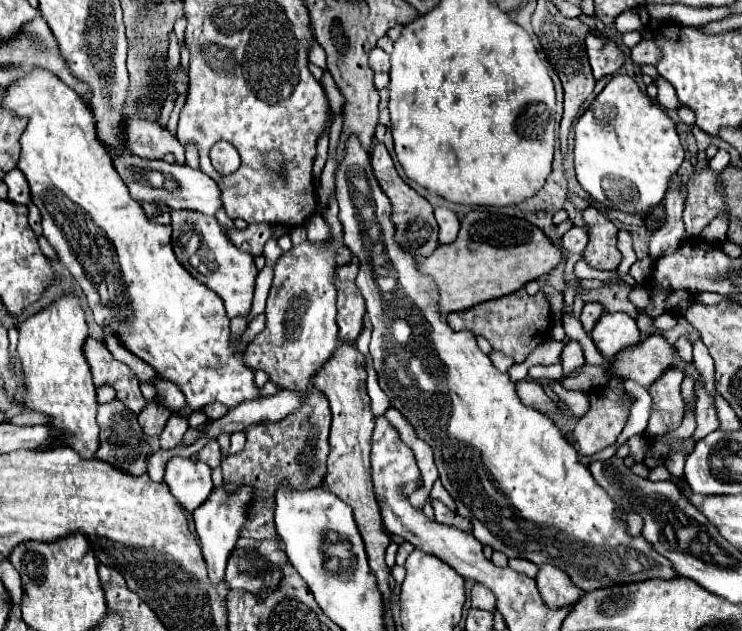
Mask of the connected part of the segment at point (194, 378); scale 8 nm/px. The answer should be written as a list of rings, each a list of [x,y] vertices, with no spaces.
[[[31,70],[27,76],[23,76],[19,82],[15,82],[13,86],[7,88],[7,94],[1,100],[1,106],[15,110],[19,116],[29,118],[29,128],[25,128],[23,136],[21,136],[21,158],[19,158],[19,170],[25,174],[29,186],[31,186],[31,200],[33,204],[41,210],[43,214],[43,236],[49,240],[49,244],[55,248],[55,252],[59,254],[61,262],[67,266],[67,270],[71,272],[71,276],[77,280],[77,284],[81,286],[83,294],[89,300],[89,308],[95,316],[95,322],[103,328],[113,328],[119,332],[121,342],[125,344],[127,350],[131,350],[135,356],[139,356],[141,360],[145,360],[147,364],[151,364],[161,376],[163,380],[171,380],[175,382],[186,399],[186,406],[177,413],[180,417],[188,417],[193,410],[201,410],[208,404],[213,402],[221,402],[227,408],[235,408],[245,400],[257,400],[259,398],[259,388],[253,384],[253,370],[247,368],[243,364],[243,354],[237,354],[239,344],[231,342],[229,336],[229,318],[225,314],[223,308],[223,300],[219,300],[209,288],[205,288],[203,284],[199,284],[175,258],[173,248],[171,248],[171,226],[163,226],[157,224],[153,220],[149,220],[143,212],[143,208],[139,206],[139,202],[131,200],[127,186],[123,184],[123,180],[119,178],[119,174],[115,172],[113,164],[111,164],[111,156],[107,154],[103,142],[97,138],[97,128],[95,128],[95,118],[91,114],[91,110],[81,102],[81,98],[67,86],[63,84],[55,74],[51,74],[49,70]]]

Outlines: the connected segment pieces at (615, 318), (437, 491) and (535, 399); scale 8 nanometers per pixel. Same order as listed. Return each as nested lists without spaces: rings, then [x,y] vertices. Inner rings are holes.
[[[615,312],[615,314],[603,314],[601,320],[591,330],[591,338],[599,352],[611,360],[617,352],[621,352],[627,346],[637,344],[641,338],[641,332],[635,324],[635,320],[629,314]]]
[[[437,479],[433,484],[433,487],[430,492],[431,498],[441,498],[451,510],[455,510],[455,502],[453,502],[453,498],[449,496],[449,492],[443,488],[443,484],[441,483],[440,479]]]
[[[517,382],[517,394],[523,400],[523,404],[547,414],[547,412],[557,412],[559,404],[553,402],[541,388],[541,384],[535,382]]]

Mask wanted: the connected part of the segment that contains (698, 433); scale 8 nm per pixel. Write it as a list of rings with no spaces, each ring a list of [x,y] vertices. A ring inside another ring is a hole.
[[[689,364],[685,368],[685,374],[695,380],[695,392],[697,392],[697,404],[695,404],[697,428],[691,434],[691,438],[701,440],[709,432],[719,428],[719,416],[717,416],[717,408],[715,408],[715,398],[711,394],[707,394],[707,390],[703,390],[705,384],[701,382],[701,376],[699,376],[699,370],[695,368],[695,364]]]

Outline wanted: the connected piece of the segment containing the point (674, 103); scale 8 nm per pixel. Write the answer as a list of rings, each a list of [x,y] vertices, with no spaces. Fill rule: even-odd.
[[[662,76],[657,77],[654,83],[658,89],[658,103],[661,106],[663,105],[666,109],[678,109],[680,102],[673,86]]]

